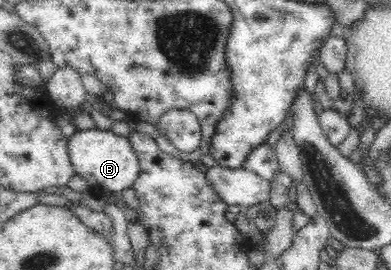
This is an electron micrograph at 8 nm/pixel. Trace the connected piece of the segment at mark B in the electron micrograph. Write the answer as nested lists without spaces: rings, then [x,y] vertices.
[[[100,128],[78,130],[68,137],[68,156],[75,173],[88,183],[88,189],[94,195],[120,194],[124,189],[132,188],[140,173],[140,162],[132,148],[130,140],[117,135],[112,130]]]

